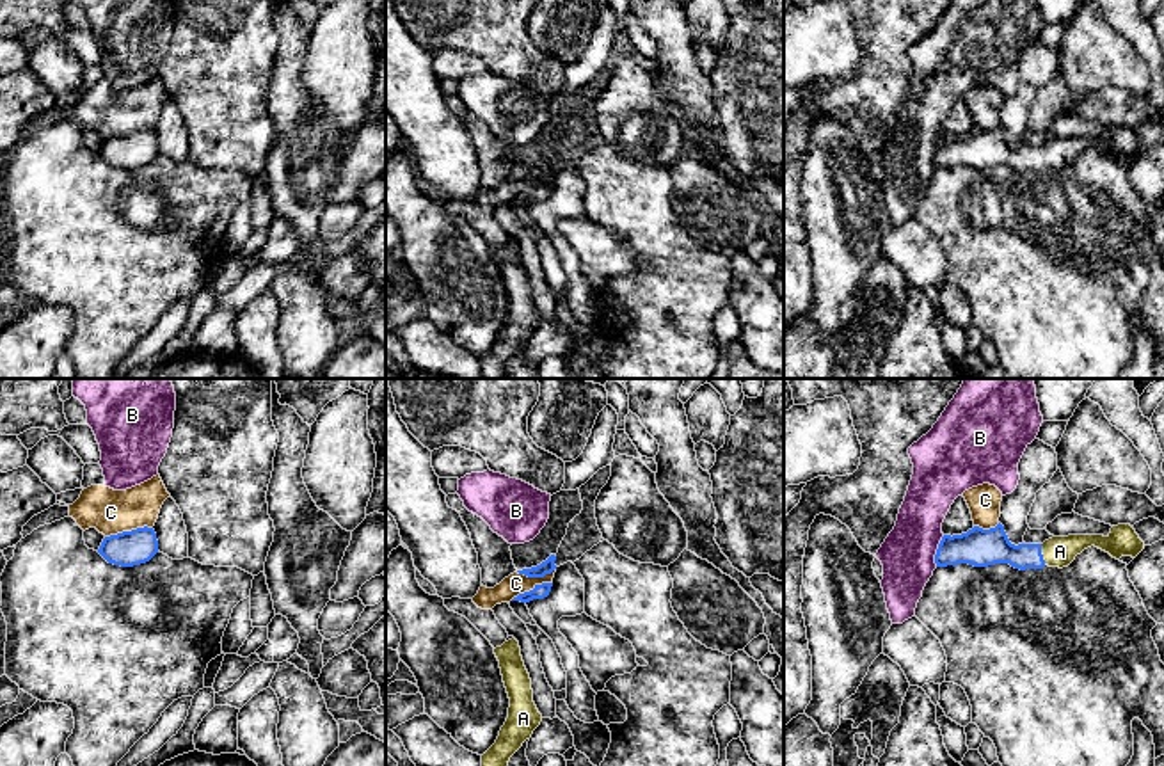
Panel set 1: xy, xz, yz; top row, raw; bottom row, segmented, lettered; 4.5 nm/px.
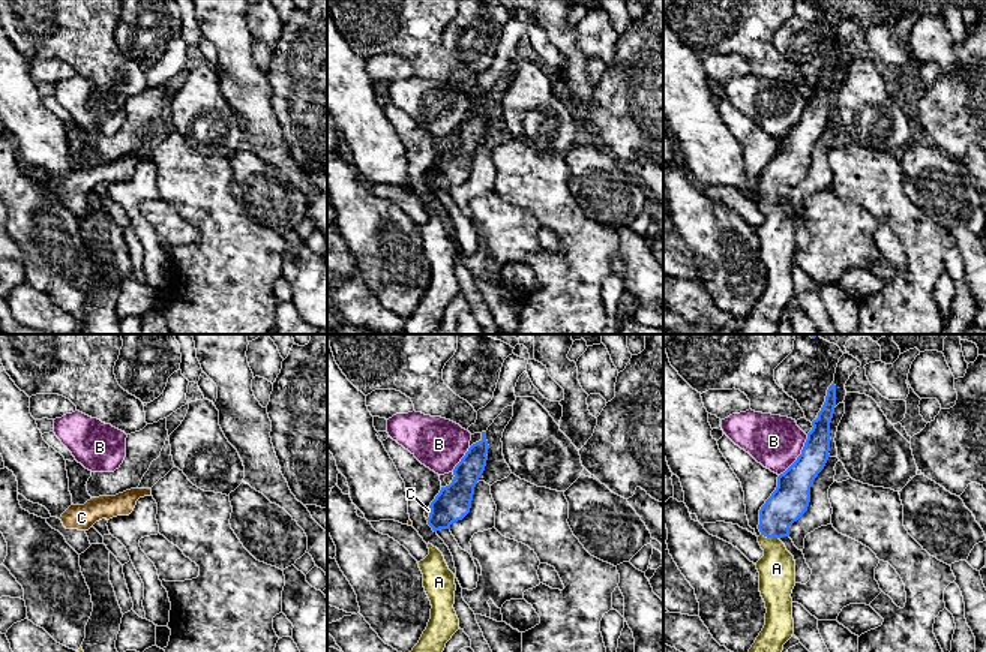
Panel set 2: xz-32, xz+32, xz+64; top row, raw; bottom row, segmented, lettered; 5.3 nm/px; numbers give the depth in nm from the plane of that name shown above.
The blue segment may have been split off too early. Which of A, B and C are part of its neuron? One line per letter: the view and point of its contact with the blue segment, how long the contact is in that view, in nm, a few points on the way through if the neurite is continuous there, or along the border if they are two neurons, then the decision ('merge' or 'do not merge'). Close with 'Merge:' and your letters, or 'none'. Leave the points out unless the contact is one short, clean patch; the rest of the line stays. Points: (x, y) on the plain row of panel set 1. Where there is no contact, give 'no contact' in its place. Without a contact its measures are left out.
A: meets blue in yz at (1042, 157); contact 100 nm long; runs through yz (992, 148), (1013, 157), (1042, 157), (1060, 153); merge
B: meets blue in yz at (937, 153); contact 150 nm long; border along yz (944, 137), (935, 157), (935, 167); do not merge
C: meets blue in xy at (128, 134); contact 220 nm long; border along xy (151, 128), (137, 128), (105, 139); do not merge
Merge: A

